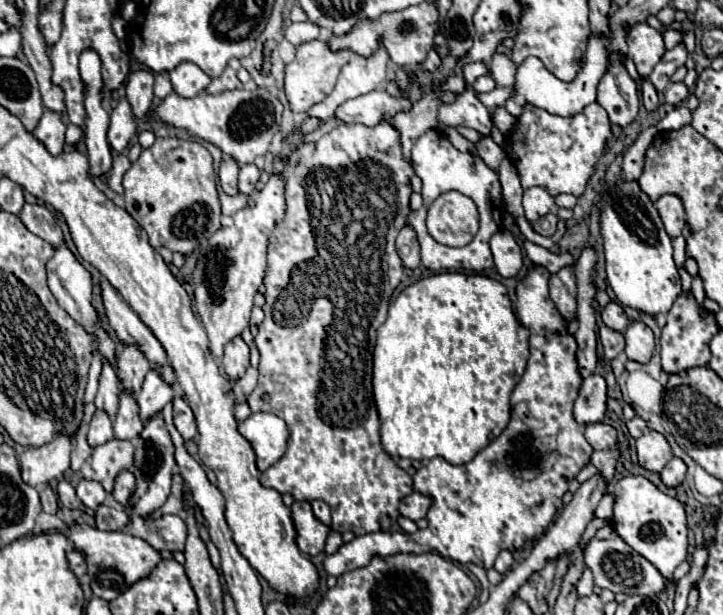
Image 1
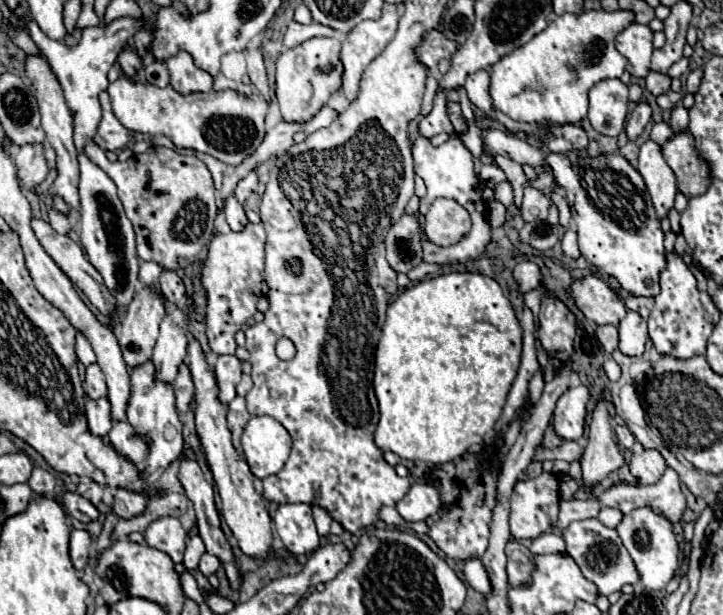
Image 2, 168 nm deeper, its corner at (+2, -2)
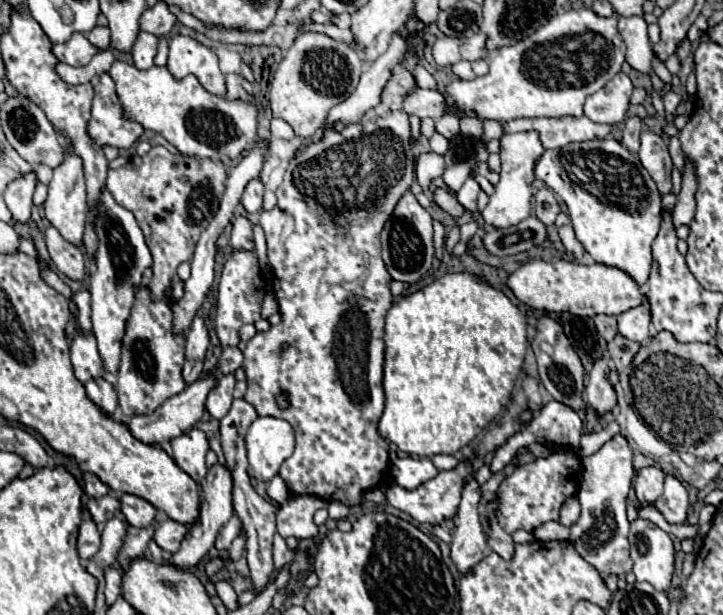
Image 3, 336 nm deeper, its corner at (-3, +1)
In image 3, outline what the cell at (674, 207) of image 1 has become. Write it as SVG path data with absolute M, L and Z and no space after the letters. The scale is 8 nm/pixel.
M644 130L640 134L640 152L638 152L638 156L640 156L642 166L648 170L648 174L656 182L660 194L672 192L670 172L672 172L674 164L670 160L666 142L658 134L654 134L650 130Z

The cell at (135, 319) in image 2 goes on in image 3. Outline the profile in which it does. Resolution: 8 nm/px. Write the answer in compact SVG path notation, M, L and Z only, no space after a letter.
M164 146L152 148L142 158L132 156L130 162L118 170L108 170L108 192L120 206L136 216L152 252L154 276L148 288L154 298L160 298L172 284L170 280L176 274L176 268L192 258L200 234L218 212L226 176L228 166L222 160L172 154Z

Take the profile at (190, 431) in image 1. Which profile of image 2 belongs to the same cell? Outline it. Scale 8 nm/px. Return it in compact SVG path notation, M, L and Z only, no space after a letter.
M187 361L179 367L179 375L173 383L173 391L175 391L175 403L177 403L177 411L181 415L185 415L189 411L189 405L193 401L193 381L189 375L189 367Z

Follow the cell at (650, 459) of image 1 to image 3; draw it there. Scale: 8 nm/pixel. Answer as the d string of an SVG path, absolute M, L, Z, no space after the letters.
M642 468L636 474L634 482L634 492L640 504L654 504L658 496L662 494L662 484L664 484L666 474L660 468Z

